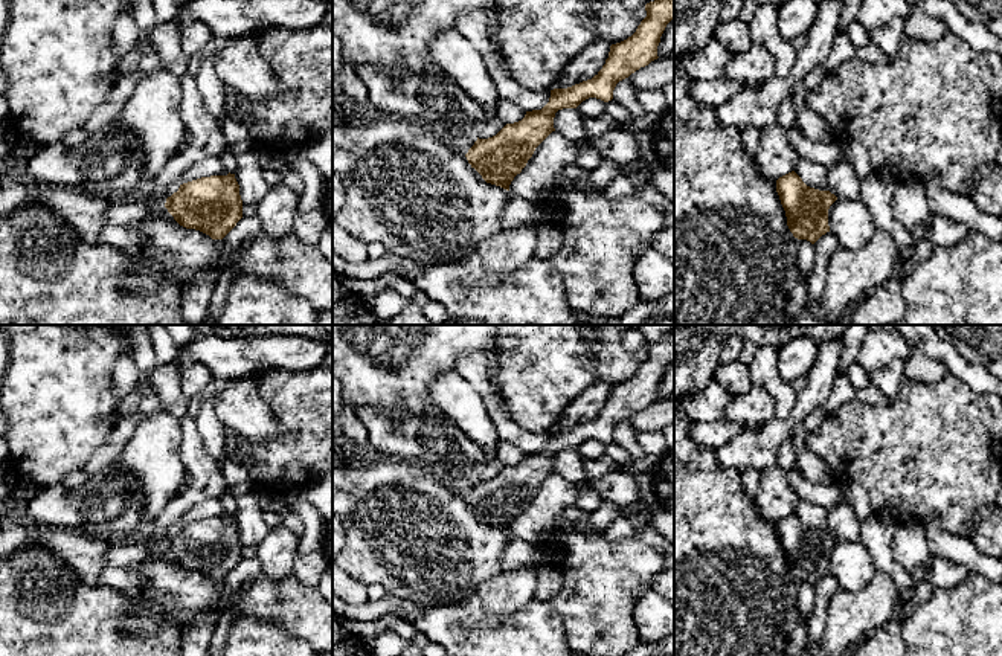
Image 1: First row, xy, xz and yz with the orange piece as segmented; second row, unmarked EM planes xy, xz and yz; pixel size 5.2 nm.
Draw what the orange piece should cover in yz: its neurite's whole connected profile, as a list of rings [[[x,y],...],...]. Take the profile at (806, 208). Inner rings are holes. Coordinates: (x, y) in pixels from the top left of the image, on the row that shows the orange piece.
[[[795,171],[776,180],[776,192],[795,238],[814,244],[830,232],[828,209],[837,200],[834,194],[807,186]]]

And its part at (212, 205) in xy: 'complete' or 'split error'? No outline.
complete

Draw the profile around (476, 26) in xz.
[[[480,11],[464,12],[458,15],[454,29],[479,50],[497,87],[500,101],[515,104],[526,111],[541,110],[549,102],[551,92],[526,88],[509,75],[499,44],[493,37],[493,24],[488,15]]]

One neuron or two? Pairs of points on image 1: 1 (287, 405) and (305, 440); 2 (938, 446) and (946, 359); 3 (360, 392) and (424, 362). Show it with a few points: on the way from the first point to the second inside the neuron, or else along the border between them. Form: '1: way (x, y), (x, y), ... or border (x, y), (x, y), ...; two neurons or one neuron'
1: way (296, 414), (305, 423), (305, 430); one neuron
2: border (949, 374), (979, 392); two neurons
3: way (375, 377), (398, 377), (409, 366); one neuron

